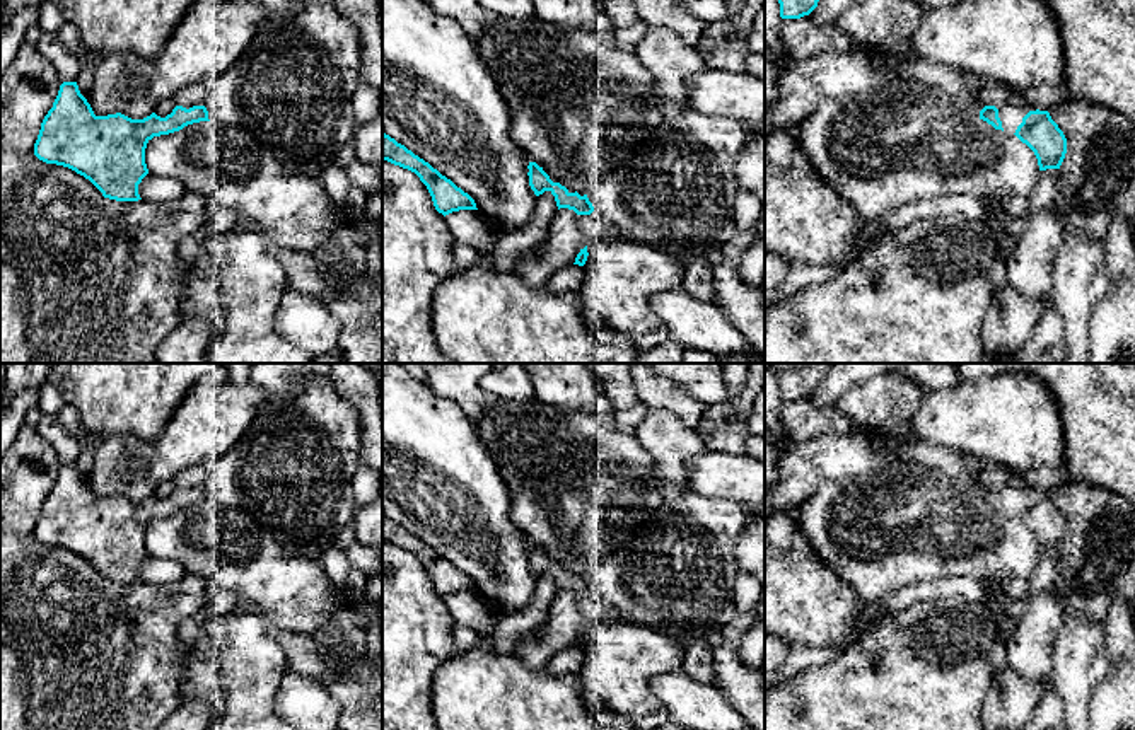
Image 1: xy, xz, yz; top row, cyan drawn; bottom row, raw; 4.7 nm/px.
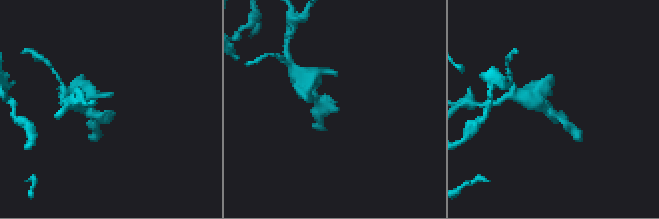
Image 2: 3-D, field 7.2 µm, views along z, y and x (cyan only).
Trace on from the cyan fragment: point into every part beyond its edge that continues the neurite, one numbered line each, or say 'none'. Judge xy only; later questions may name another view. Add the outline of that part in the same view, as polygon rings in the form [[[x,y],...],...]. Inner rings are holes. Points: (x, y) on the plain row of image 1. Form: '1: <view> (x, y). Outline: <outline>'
none

